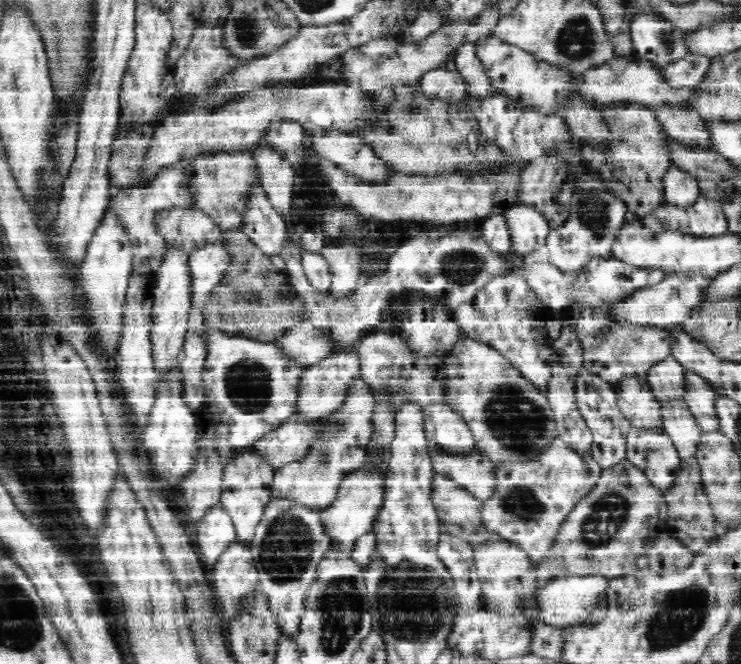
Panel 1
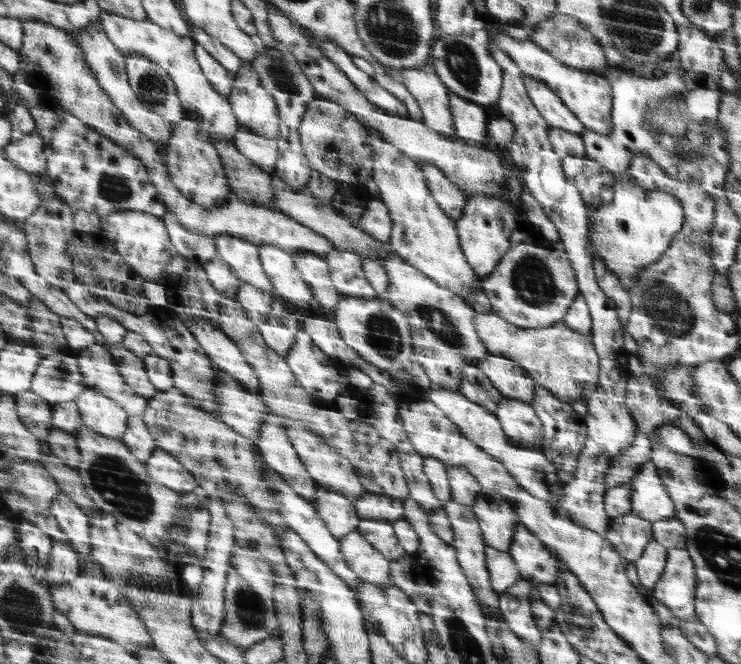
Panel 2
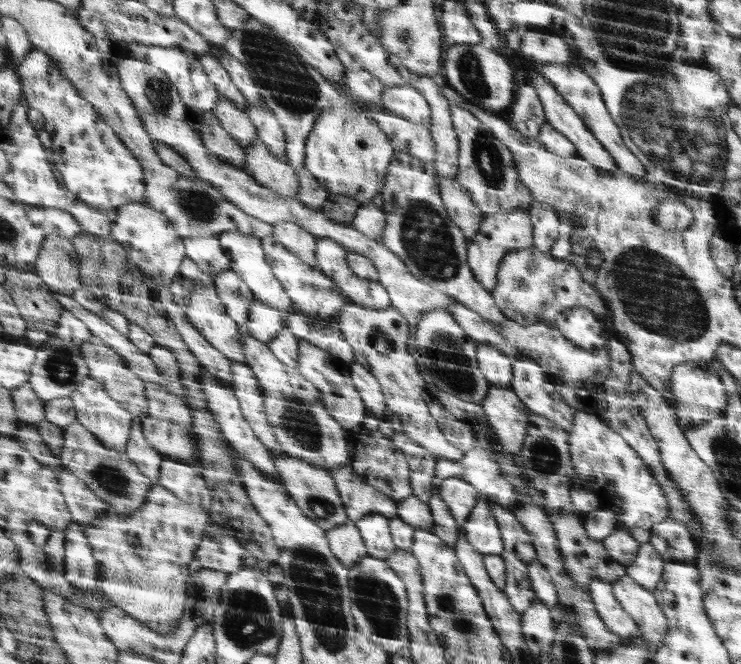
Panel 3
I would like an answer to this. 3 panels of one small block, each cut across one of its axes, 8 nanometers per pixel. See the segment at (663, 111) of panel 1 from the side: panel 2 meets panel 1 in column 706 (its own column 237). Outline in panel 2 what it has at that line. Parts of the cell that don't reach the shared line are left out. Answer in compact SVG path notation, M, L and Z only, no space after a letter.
M240 125L232 142L237 149L258 165L264 172L272 174L278 159L277 139L269 139L256 134L250 128Z

